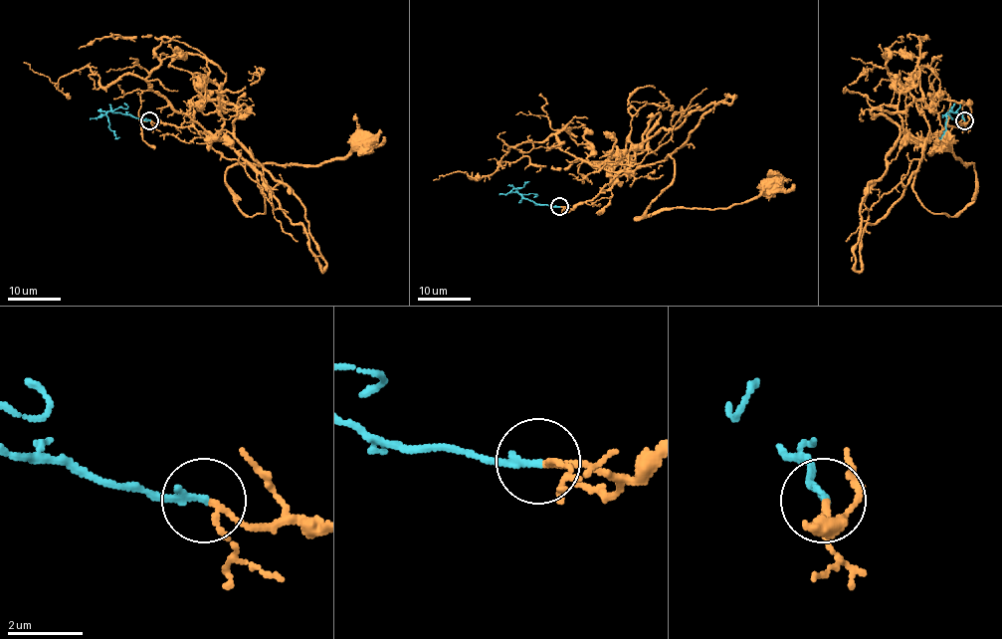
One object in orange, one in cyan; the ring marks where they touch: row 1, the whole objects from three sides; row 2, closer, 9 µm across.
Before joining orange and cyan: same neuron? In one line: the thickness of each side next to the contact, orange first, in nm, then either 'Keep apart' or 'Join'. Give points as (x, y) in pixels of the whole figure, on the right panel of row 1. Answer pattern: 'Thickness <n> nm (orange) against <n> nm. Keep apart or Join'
Thickness 140 nm (orange) against 180 nm. Join

